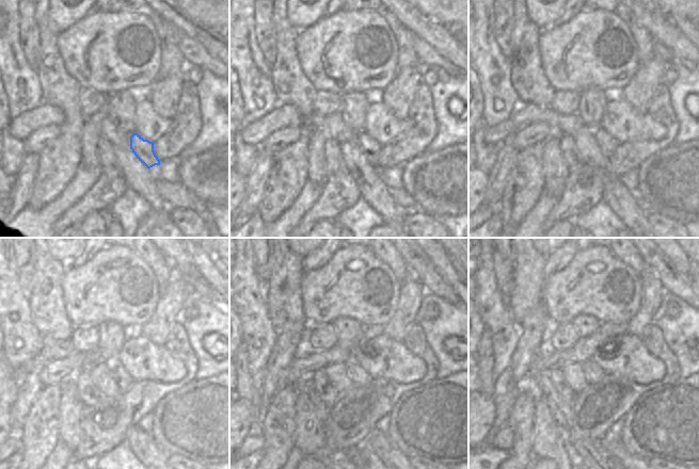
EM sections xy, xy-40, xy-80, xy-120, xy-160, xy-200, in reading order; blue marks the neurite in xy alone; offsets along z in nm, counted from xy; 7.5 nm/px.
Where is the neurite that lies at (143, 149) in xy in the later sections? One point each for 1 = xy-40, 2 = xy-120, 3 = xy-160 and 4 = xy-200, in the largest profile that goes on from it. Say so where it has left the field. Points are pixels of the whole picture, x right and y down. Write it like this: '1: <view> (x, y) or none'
1: xy-40 (370, 147)
2: xy-120 (106, 376)
3: xy-160 (343, 376)
4: xy-200 (577, 376)

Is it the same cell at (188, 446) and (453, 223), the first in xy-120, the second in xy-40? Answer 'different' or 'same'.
different

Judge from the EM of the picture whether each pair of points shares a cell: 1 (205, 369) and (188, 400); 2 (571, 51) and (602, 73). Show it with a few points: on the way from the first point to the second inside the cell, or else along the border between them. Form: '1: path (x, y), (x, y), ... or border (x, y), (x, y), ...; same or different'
1: border (218, 374), (202, 379), (194, 378); different
2: path (578, 54), (584, 54), (594, 65); same

